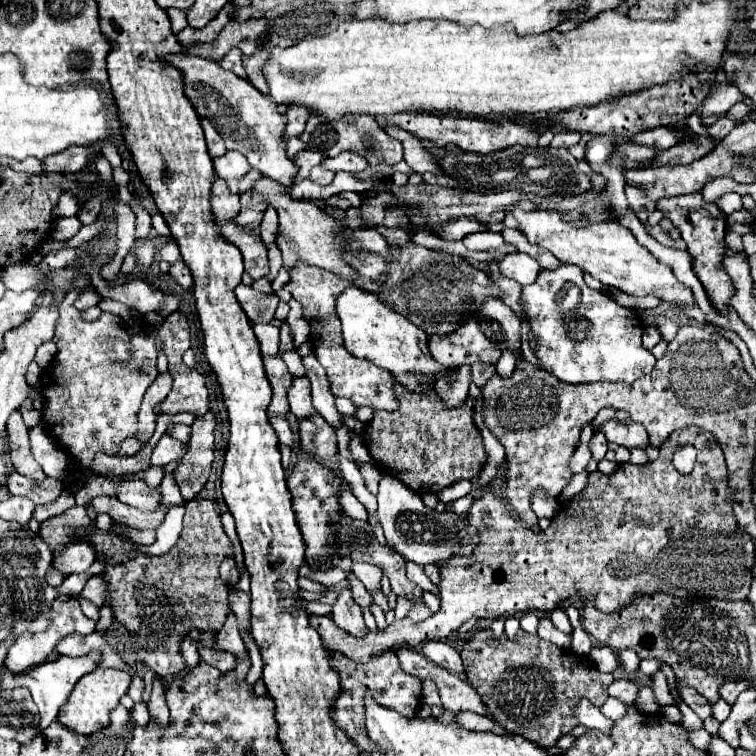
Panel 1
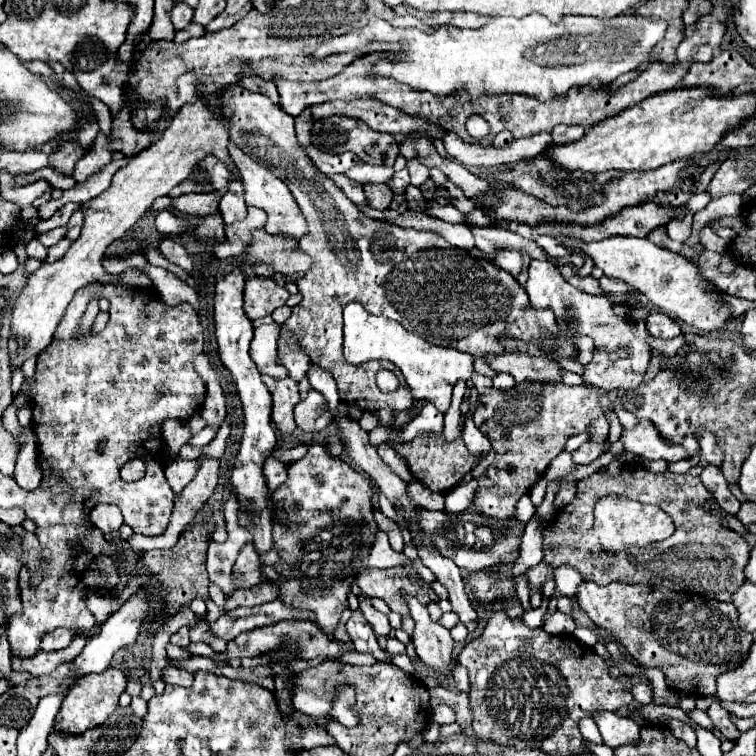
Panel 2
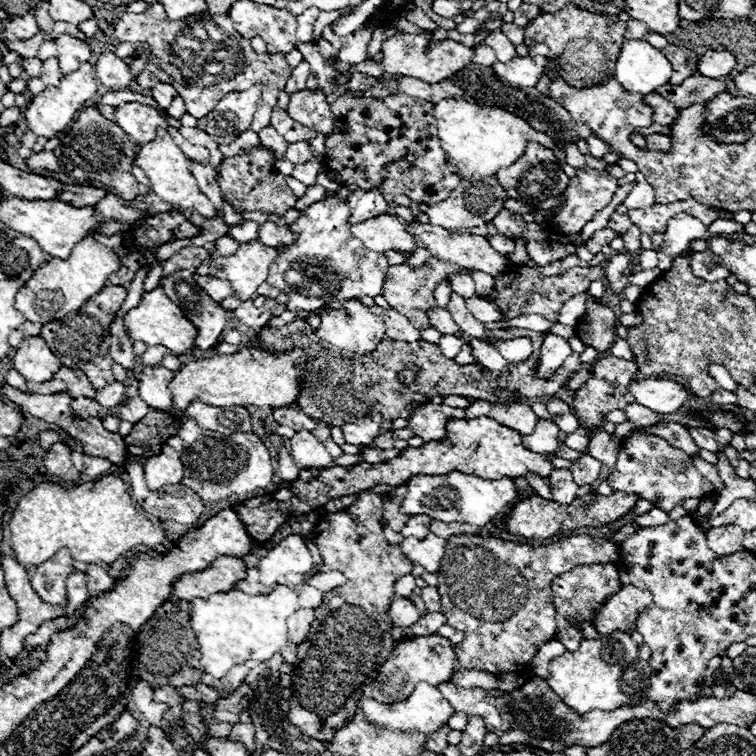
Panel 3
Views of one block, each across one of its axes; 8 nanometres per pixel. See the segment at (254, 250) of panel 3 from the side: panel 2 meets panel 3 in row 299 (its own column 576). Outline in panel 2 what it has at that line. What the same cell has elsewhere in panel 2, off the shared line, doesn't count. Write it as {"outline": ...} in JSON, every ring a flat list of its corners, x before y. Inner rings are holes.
{"outline":[[558,236,556,242,564,248,586,254,594,262,594,266,604,272,604,276,630,284,634,290,642,292,656,308,660,308,660,312,668,314,674,320,682,320,698,330,714,332,724,328,732,318,728,306,722,306,716,296,710,296,714,288,698,274,698,268,688,258,658,248,646,238,610,236,600,242,582,242,572,236]]}

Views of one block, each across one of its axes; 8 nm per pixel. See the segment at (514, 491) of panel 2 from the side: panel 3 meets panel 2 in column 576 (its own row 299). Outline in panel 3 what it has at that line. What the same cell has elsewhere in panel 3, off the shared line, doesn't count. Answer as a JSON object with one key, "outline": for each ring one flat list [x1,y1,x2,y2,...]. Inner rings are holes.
{"outline":[[430,258,422,268,414,268,414,266,406,266,406,264,390,266,386,280,384,280,384,294,382,296,388,300,388,304,392,308,396,308,400,314,404,314,416,328,426,328,426,326,430,326,426,312,436,306,434,296,432,296,434,288,442,280,446,280,448,274,452,274,456,270,460,270,460,266,450,264,450,262,440,262,438,258]]}

